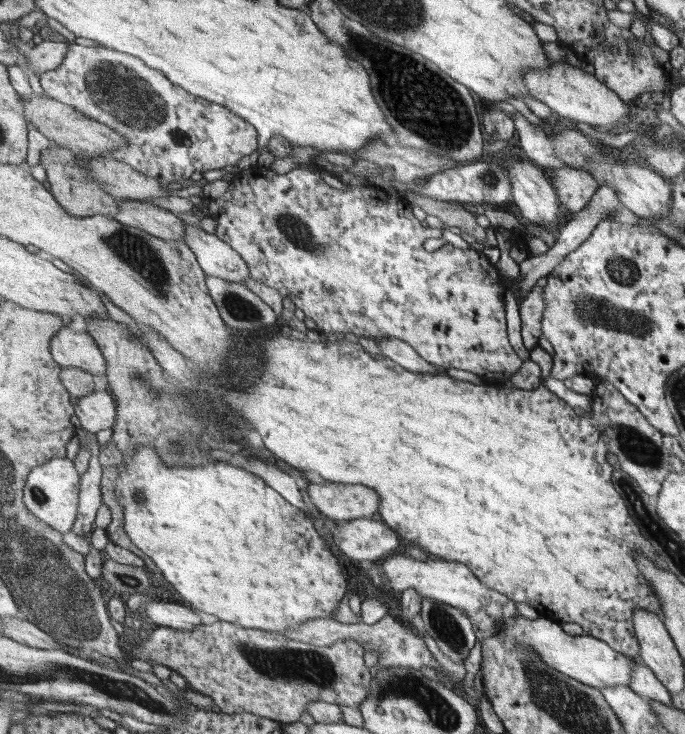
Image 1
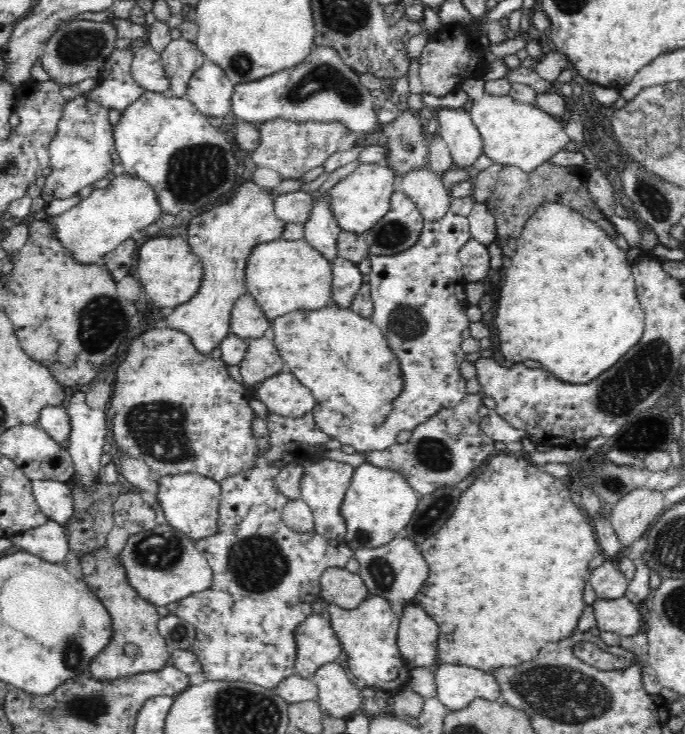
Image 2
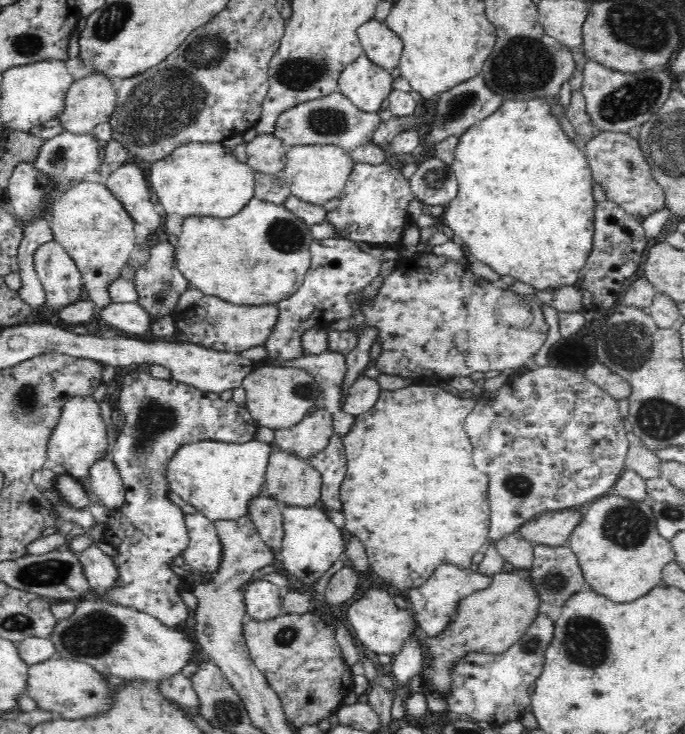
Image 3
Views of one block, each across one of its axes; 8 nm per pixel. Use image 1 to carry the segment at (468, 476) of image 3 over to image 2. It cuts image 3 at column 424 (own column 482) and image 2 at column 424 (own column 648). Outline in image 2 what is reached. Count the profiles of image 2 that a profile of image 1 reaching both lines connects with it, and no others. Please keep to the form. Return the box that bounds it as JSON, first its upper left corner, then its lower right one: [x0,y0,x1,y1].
[414,456,600,673]

